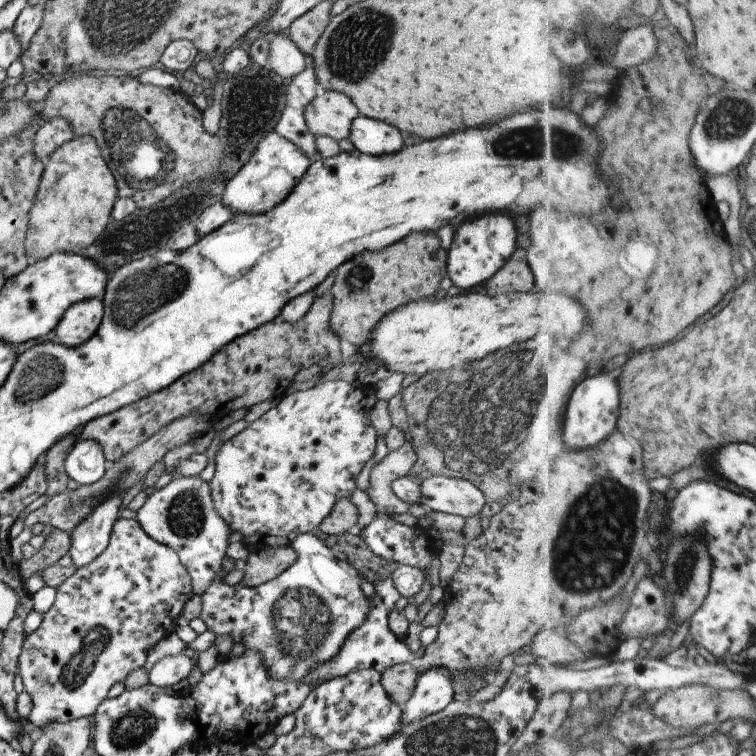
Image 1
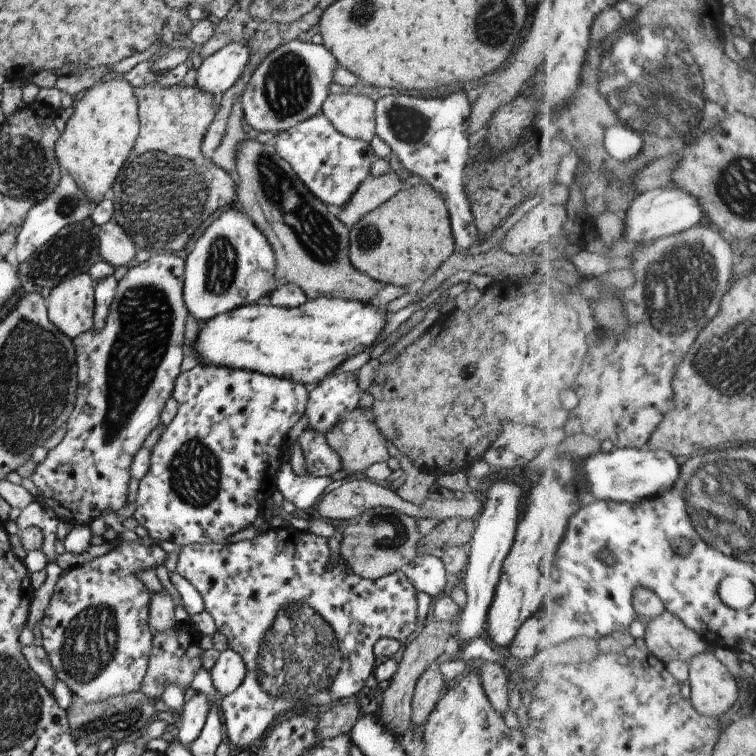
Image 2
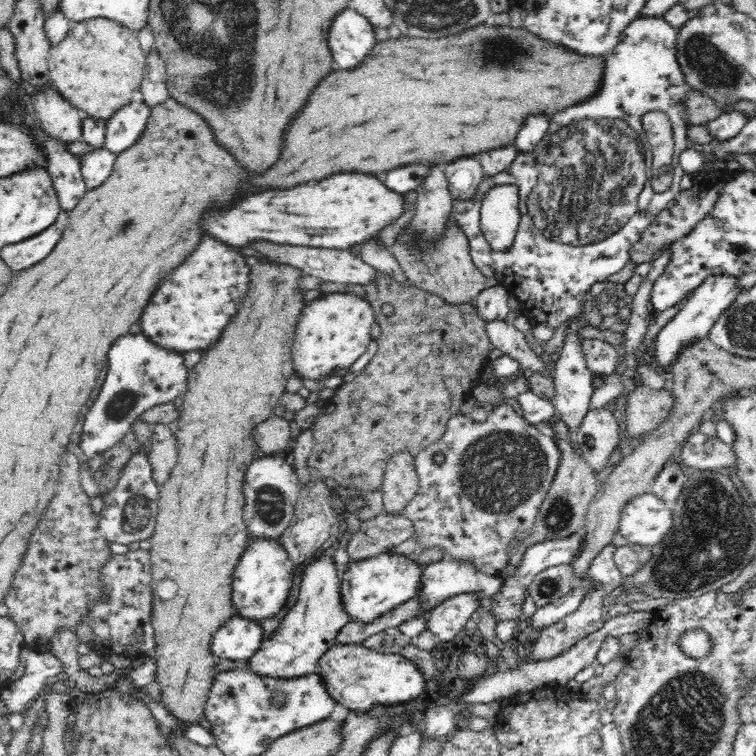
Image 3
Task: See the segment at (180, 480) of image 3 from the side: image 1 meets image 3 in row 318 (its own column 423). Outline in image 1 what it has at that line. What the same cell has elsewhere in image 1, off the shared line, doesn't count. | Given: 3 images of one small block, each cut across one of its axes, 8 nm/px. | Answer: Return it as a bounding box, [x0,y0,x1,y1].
[329,232,447,350]

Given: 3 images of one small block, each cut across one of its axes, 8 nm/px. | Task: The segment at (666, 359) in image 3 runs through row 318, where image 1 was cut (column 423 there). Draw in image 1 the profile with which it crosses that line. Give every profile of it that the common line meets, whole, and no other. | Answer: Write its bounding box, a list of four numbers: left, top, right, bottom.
[402,667,454,724]

